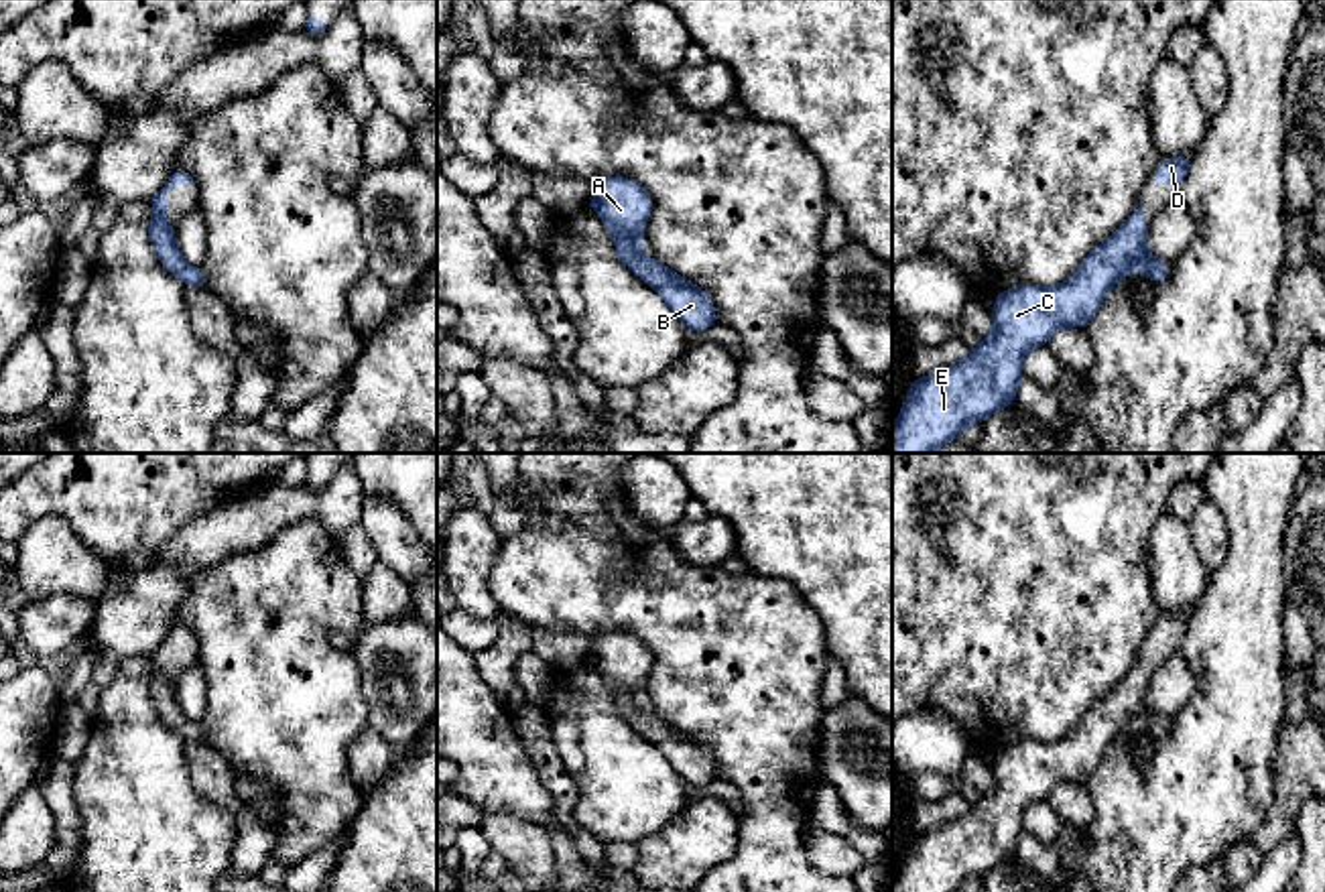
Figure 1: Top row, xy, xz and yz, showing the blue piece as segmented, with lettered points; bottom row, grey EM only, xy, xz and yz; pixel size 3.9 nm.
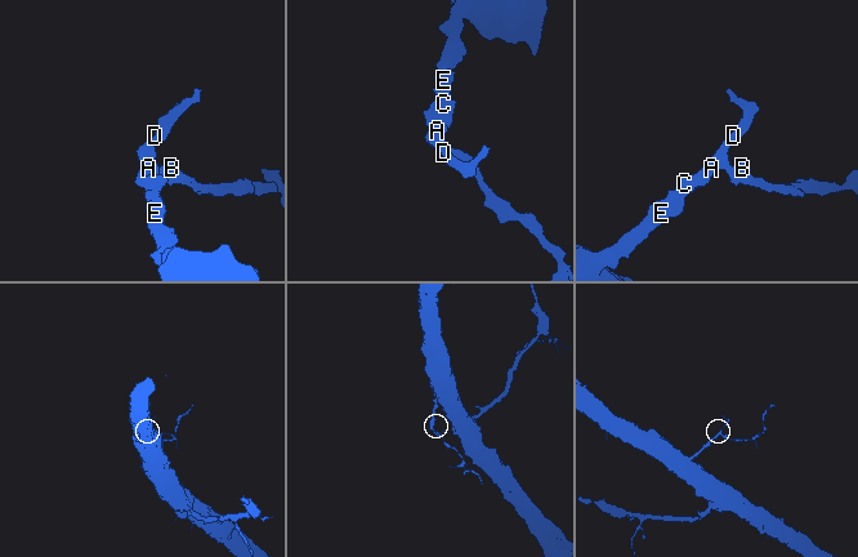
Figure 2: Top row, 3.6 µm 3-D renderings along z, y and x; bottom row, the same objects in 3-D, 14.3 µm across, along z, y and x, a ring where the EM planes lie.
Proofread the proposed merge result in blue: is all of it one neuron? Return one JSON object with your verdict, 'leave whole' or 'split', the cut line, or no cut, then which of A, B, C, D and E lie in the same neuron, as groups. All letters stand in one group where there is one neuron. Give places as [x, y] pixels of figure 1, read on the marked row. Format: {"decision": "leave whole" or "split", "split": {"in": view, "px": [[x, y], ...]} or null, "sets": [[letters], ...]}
{"decision": "leave whole", "split": null, "sets": [["A", "B", "C", "D", "E"]]}

